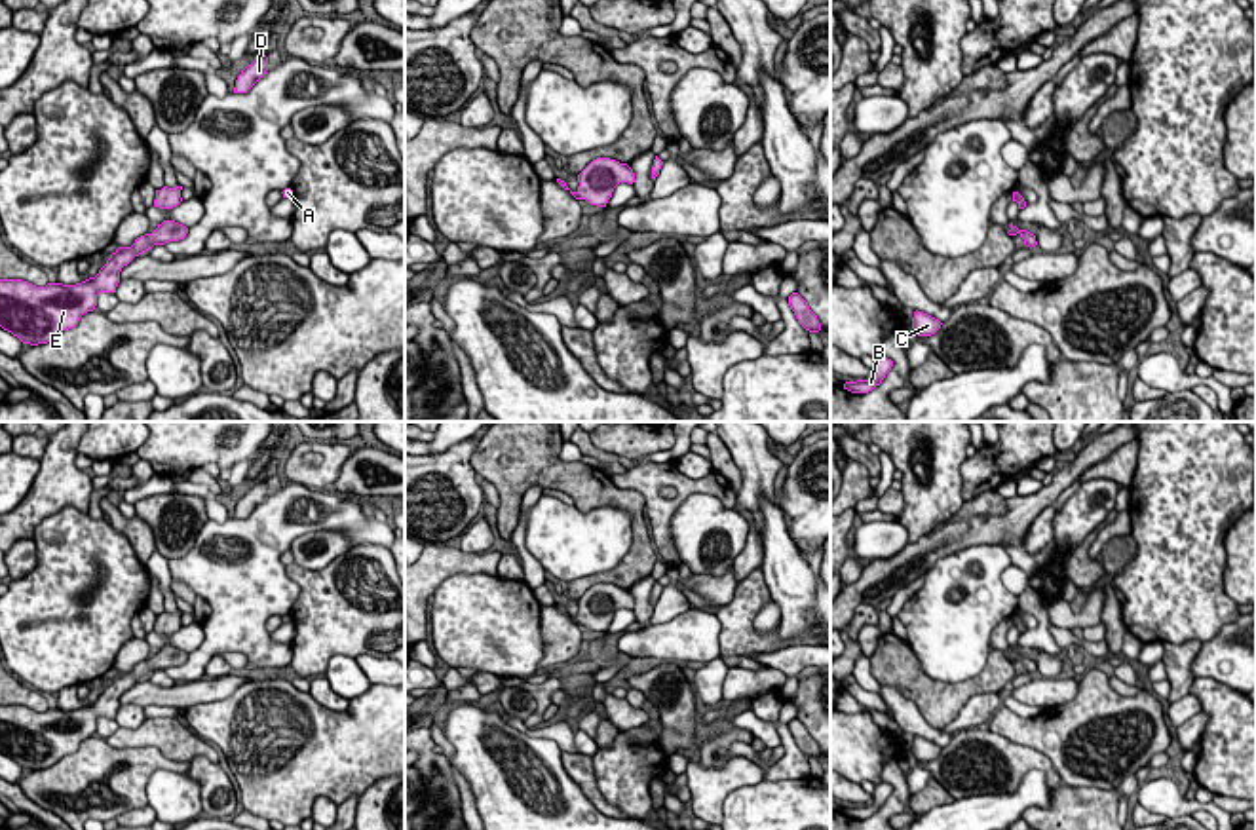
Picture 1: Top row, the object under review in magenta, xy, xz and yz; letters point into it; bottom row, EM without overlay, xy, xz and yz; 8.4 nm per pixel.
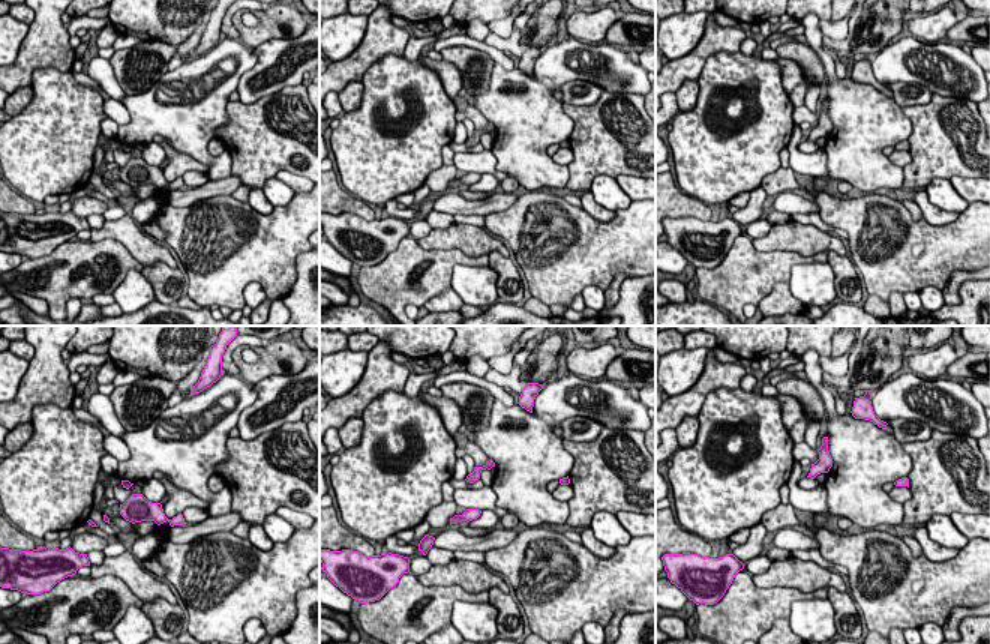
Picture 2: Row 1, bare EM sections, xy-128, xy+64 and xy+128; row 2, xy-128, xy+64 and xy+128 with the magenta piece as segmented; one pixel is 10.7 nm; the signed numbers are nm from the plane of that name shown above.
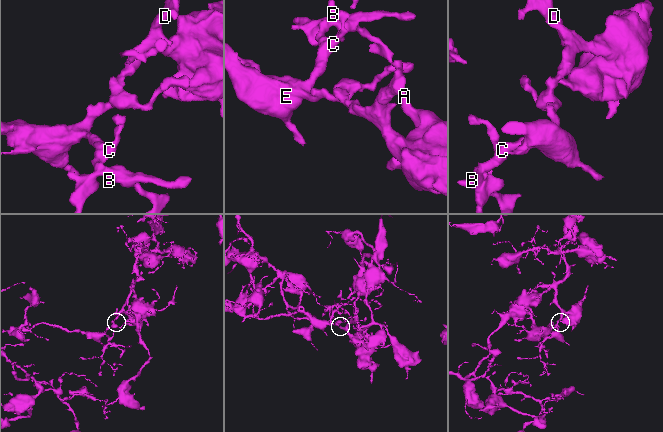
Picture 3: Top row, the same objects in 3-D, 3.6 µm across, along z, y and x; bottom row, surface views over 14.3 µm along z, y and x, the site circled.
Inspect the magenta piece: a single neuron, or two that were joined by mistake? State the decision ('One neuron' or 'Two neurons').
One neuron

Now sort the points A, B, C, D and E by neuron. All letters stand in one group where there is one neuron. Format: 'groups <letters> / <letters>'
groups A B C D E

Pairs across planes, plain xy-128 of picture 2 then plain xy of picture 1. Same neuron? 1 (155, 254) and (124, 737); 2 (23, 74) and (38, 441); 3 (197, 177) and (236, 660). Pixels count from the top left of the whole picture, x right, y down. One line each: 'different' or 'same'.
1: same
2: different
3: same

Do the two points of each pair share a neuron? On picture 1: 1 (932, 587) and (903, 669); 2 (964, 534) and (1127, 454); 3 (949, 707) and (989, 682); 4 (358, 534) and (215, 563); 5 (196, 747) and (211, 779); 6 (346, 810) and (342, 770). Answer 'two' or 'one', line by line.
1: two
2: two
3: one
4: one
5: two
6: two

